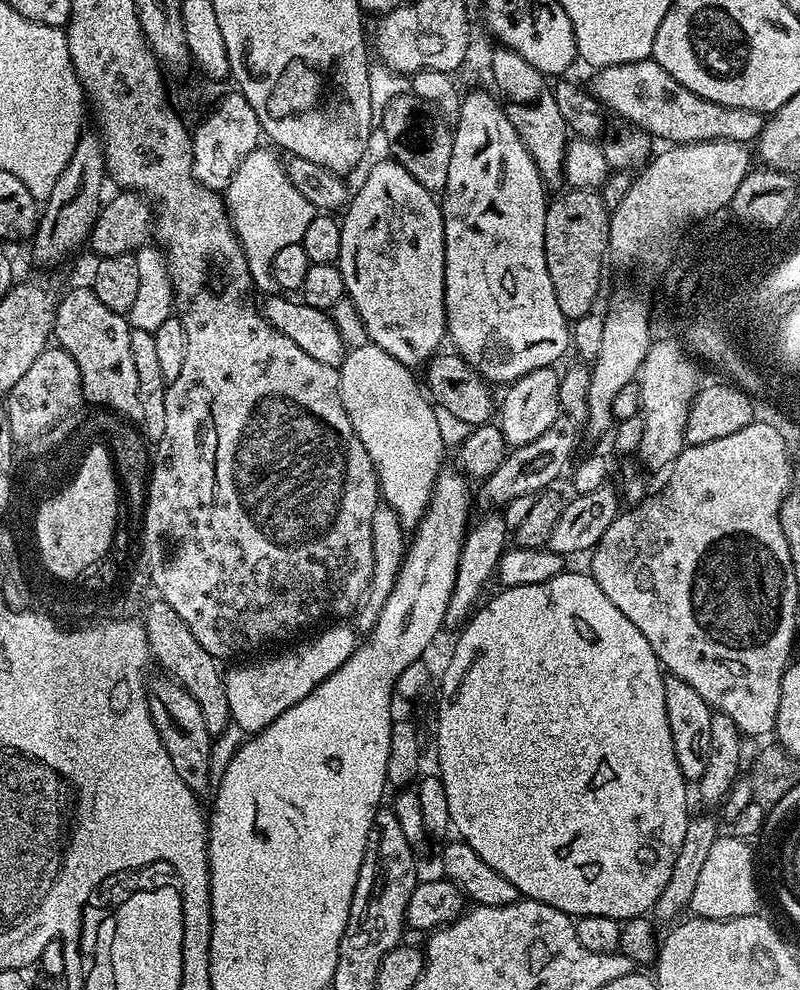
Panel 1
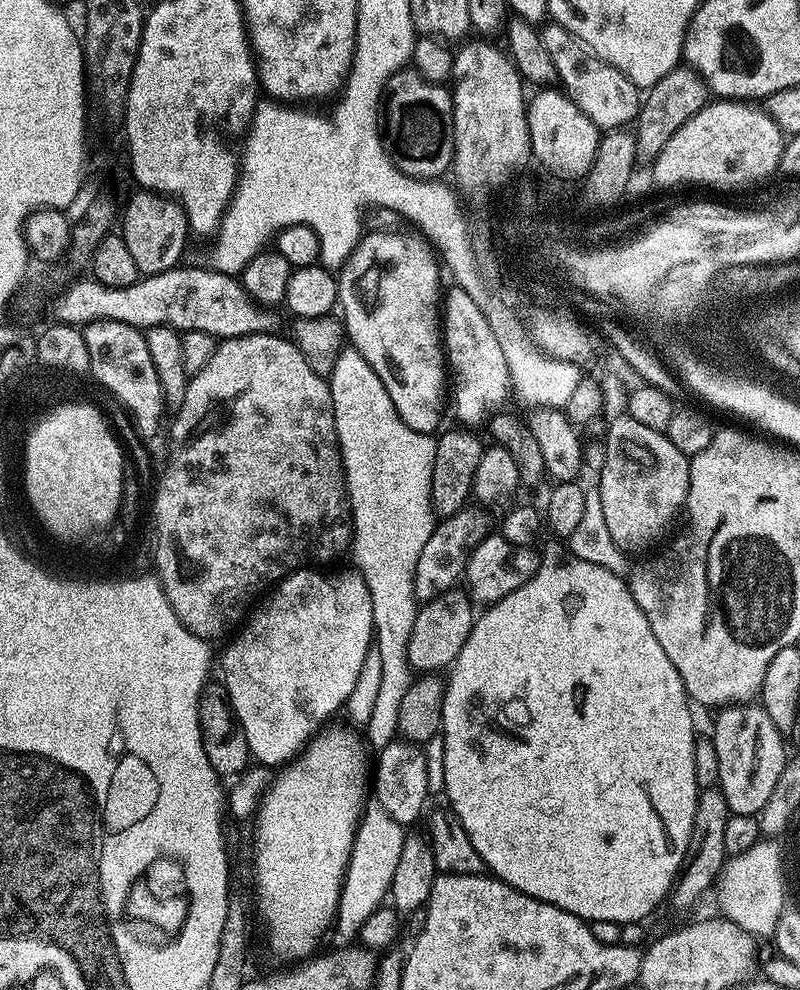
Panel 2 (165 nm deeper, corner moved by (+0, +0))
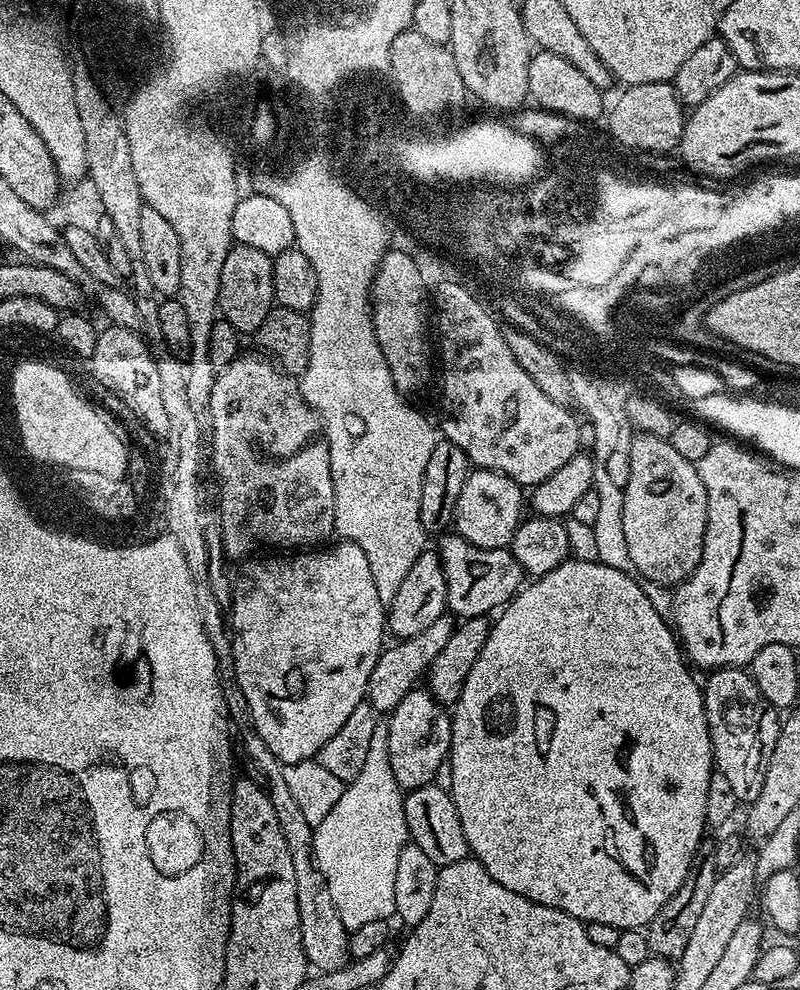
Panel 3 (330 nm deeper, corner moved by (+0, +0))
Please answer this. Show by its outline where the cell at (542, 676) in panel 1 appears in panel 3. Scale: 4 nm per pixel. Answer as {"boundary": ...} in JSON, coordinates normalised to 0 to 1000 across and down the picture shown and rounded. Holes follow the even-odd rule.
{"boundary":[[[738,564],[738,566],[708,565],[680,582],[669,583],[664,588],[656,589],[650,597],[629,614],[624,615],[619,625],[614,627],[610,635],[608,653],[603,653],[603,661],[598,661],[598,666],[593,668],[593,674],[588,677],[588,682],[583,684],[583,689],[578,693],[578,701],[563,719],[565,725],[565,758],[563,761],[563,769],[566,774],[565,809],[573,818],[573,826],[578,830],[578,842],[583,842],[585,860],[600,870],[600,873],[619,889],[628,891],[628,895],[633,895],[633,899],[643,899],[643,903],[653,903],[653,907],[663,907],[678,915],[696,917],[713,923],[720,929],[728,929],[735,933],[758,931],[758,935],[768,935],[776,939],[781,937],[804,938],[818,927],[818,923],[823,923],[823,919],[828,919],[830,912],[845,902],[848,895],[853,895],[865,870],[870,868],[875,860],[876,852],[881,847],[880,836],[883,837],[885,832],[883,798],[888,798],[888,786],[893,779],[893,753],[883,729],[880,700],[873,687],[870,691],[869,685],[865,684],[866,676],[853,658],[853,652],[844,637],[838,633],[836,627],[818,616],[810,599],[800,594],[800,586],[785,583],[778,576],[751,570],[745,564]]]}

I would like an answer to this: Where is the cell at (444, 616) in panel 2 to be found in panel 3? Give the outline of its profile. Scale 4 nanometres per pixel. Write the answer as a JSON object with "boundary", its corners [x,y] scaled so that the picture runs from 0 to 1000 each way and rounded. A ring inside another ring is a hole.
{"boundary":[[[556,620],[528,639],[514,642],[510,646],[496,647],[495,652],[490,654],[486,652],[476,658],[474,667],[469,670],[468,677],[464,678],[463,689],[459,690],[458,704],[459,710],[473,721],[488,721],[498,709],[521,694],[526,685],[534,680],[536,672],[563,646],[566,633],[566,625]]]}

